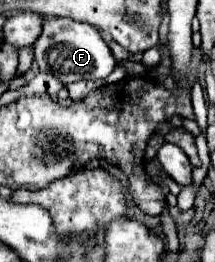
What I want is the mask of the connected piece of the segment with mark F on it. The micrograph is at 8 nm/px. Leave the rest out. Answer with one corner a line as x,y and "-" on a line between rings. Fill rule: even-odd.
67,17
45,19
43,33
33,45
33,49
35,49
35,61
39,63
39,69
57,77
63,85
79,79
103,79
117,65
111,49
107,47
101,33
93,25
67,19

